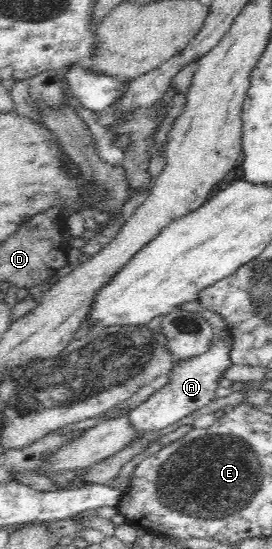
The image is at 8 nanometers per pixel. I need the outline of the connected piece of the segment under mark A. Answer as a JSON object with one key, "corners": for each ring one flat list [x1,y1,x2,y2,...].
{"corners":[[229,326,221,333,220,337,210,345,210,349,194,359,182,359,177,361,174,371,169,374,168,385,155,391,142,405,128,411,128,420,132,422,132,428,136,430,136,440,142,439,146,433,159,431,159,429,176,425,184,417,189,417,194,411,206,406,216,398,215,391,219,379,223,378,225,371,233,364,229,353,231,349,225,343,225,337,231,336]]}

